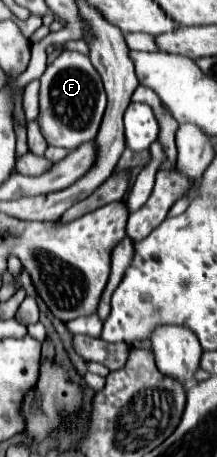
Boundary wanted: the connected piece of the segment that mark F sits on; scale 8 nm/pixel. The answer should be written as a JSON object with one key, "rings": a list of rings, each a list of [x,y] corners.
{"rings":[[[64,49],[40,77],[40,115],[38,125],[48,145],[68,151],[92,141],[98,133],[106,109],[106,93],[100,73],[90,63],[88,55]]]}

